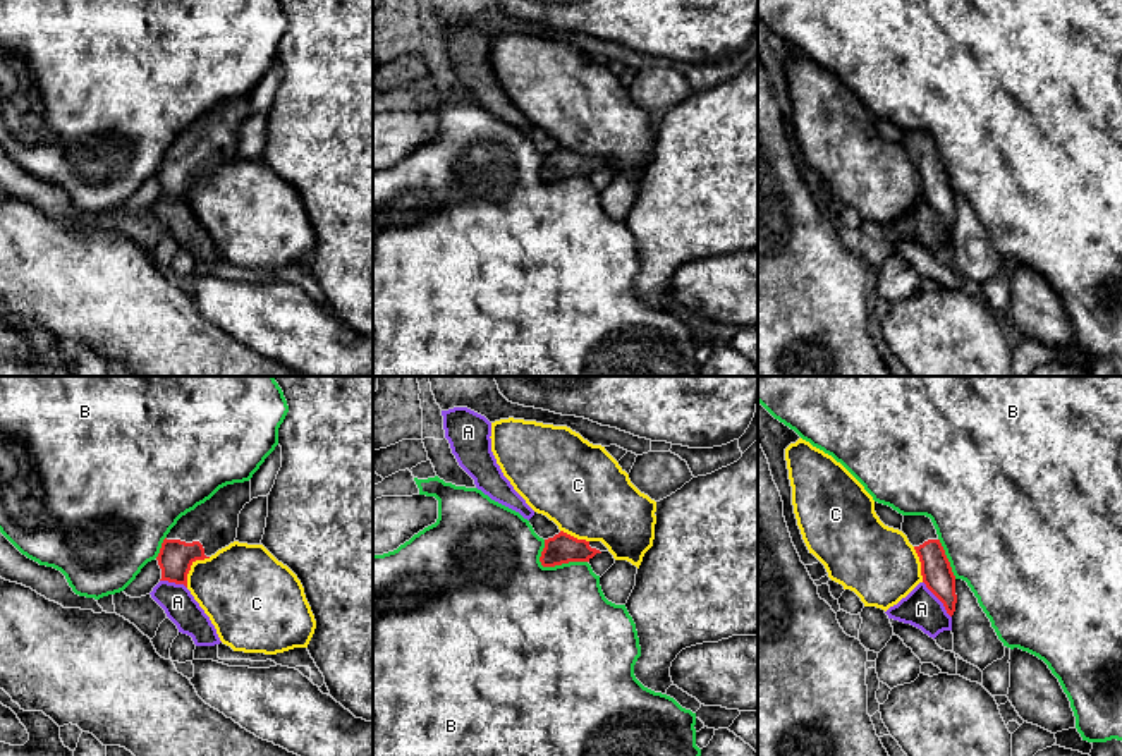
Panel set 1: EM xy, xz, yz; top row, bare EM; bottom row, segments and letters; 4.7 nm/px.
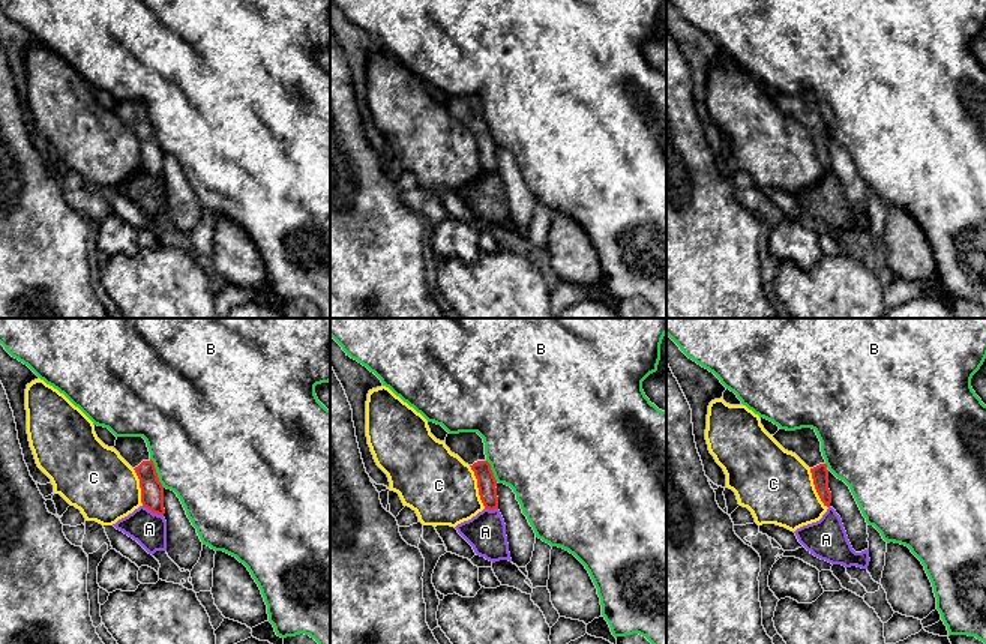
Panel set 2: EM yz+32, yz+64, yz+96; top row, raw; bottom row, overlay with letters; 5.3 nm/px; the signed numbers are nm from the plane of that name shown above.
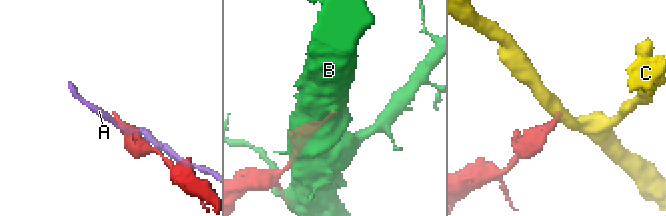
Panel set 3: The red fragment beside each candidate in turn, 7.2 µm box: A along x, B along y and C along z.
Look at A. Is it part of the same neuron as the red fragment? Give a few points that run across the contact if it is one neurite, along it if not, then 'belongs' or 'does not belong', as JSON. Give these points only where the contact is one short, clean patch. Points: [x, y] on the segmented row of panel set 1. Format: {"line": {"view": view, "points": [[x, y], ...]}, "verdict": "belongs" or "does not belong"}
{"line": {"view": "yz", "points": [[923, 581], [951, 617]]}, "verdict": "does not belong"}

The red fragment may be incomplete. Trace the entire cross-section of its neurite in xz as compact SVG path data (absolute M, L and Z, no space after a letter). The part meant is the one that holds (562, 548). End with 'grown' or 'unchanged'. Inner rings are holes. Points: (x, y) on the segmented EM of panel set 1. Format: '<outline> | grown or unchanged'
M564 531L545 540L540 562L543 567L555 567L569 562L589 562L596 553L608 552L601 541L577 540Z | grown

